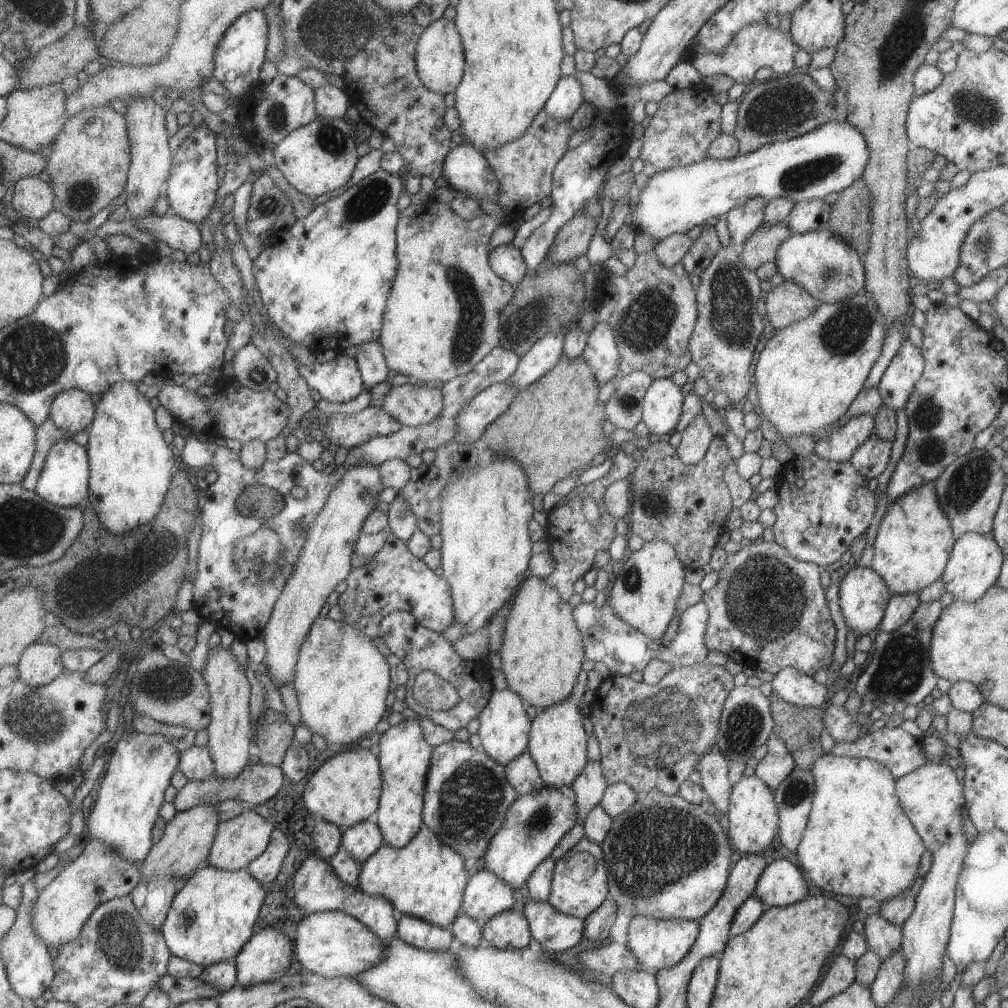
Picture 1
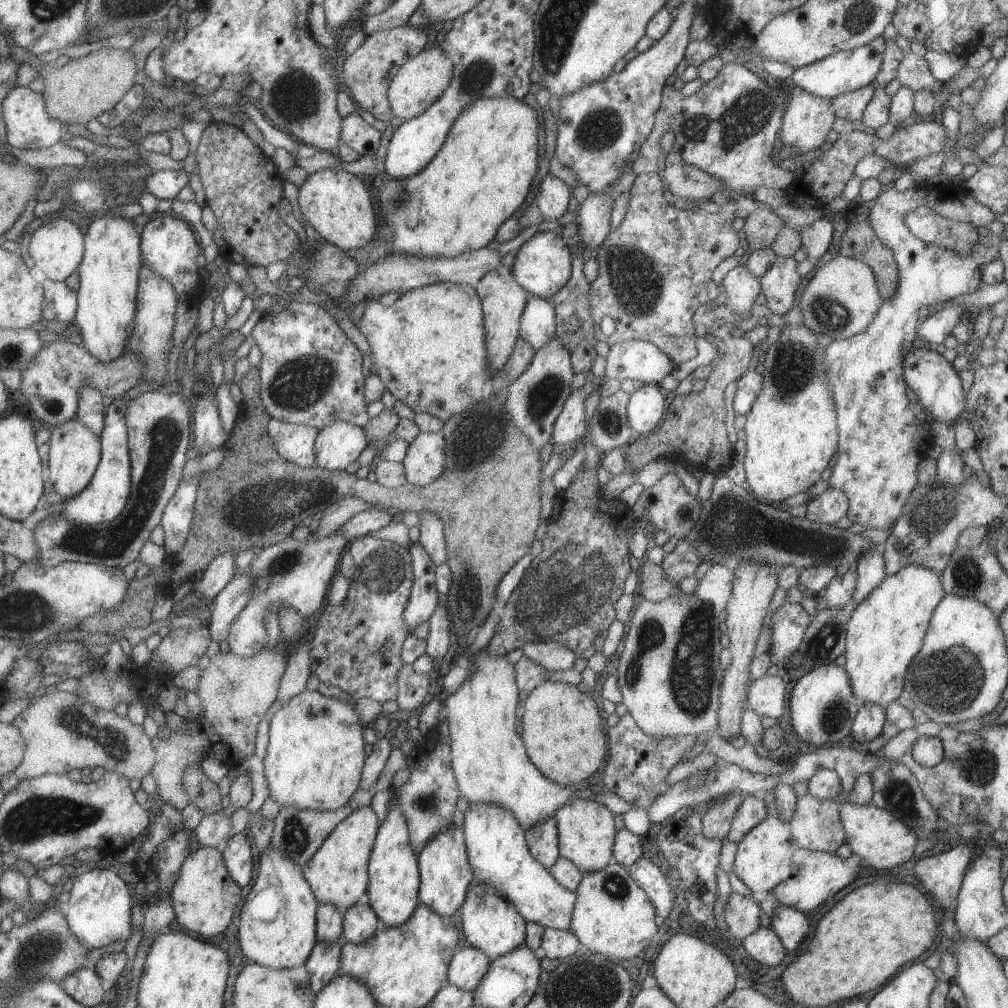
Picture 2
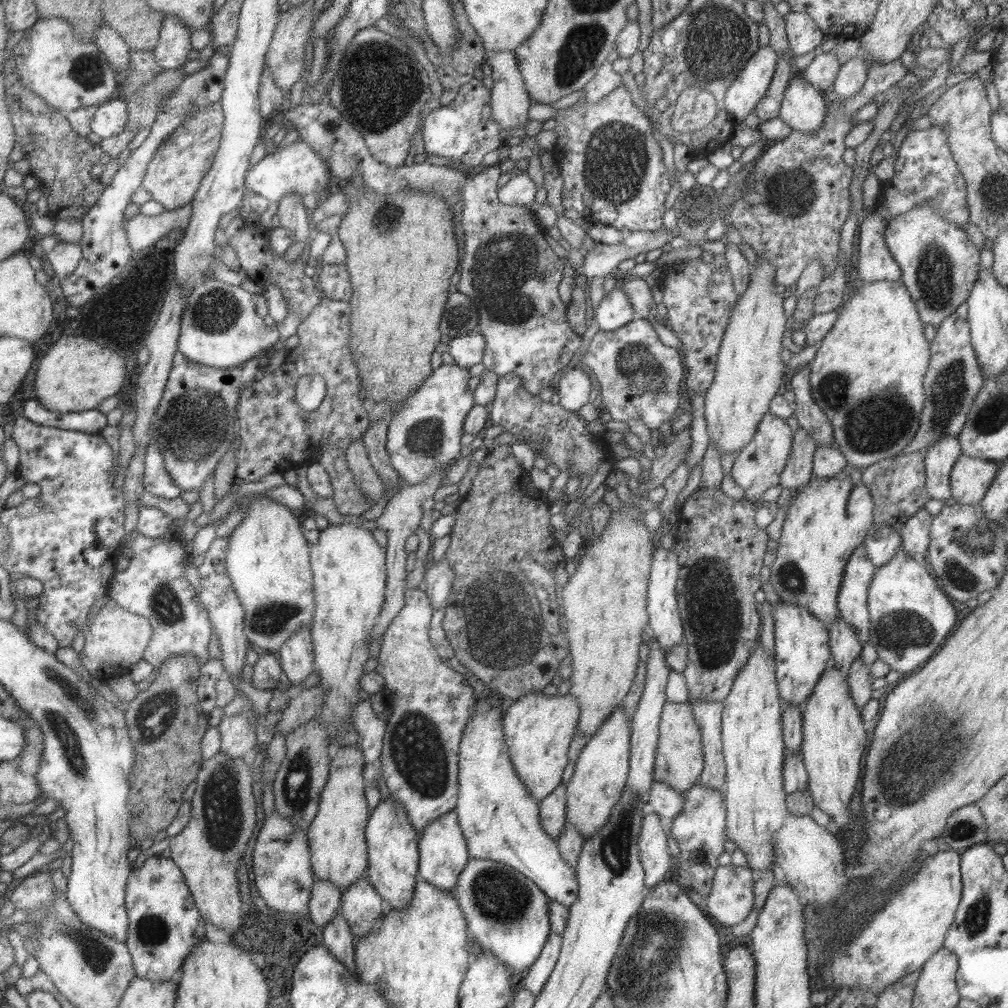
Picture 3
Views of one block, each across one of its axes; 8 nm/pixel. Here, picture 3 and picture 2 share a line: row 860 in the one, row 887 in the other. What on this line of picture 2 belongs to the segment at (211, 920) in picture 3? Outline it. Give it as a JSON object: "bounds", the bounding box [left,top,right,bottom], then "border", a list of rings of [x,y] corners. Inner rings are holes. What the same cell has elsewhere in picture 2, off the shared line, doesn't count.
{"bounds":[169,847,241,938],"border":[[[200,847],[184,858],[169,893],[175,920],[187,932],[195,932],[203,938],[209,938],[225,930],[231,922],[233,908],[241,900],[241,888],[235,884],[225,868],[221,848],[213,847]]]}

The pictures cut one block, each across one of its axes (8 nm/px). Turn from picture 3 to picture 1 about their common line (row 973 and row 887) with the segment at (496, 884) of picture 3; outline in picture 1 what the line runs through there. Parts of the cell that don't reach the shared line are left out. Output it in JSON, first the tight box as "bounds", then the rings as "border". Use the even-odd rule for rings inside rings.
{"bounds":[480,786,576,901],"border":[[[543,786],[535,792],[519,795],[509,805],[503,824],[489,841],[480,865],[491,870],[512,889],[525,885],[531,900],[546,901],[554,868],[554,860],[549,854],[563,834],[576,823],[575,798],[570,787],[561,786],[557,790]]]}

